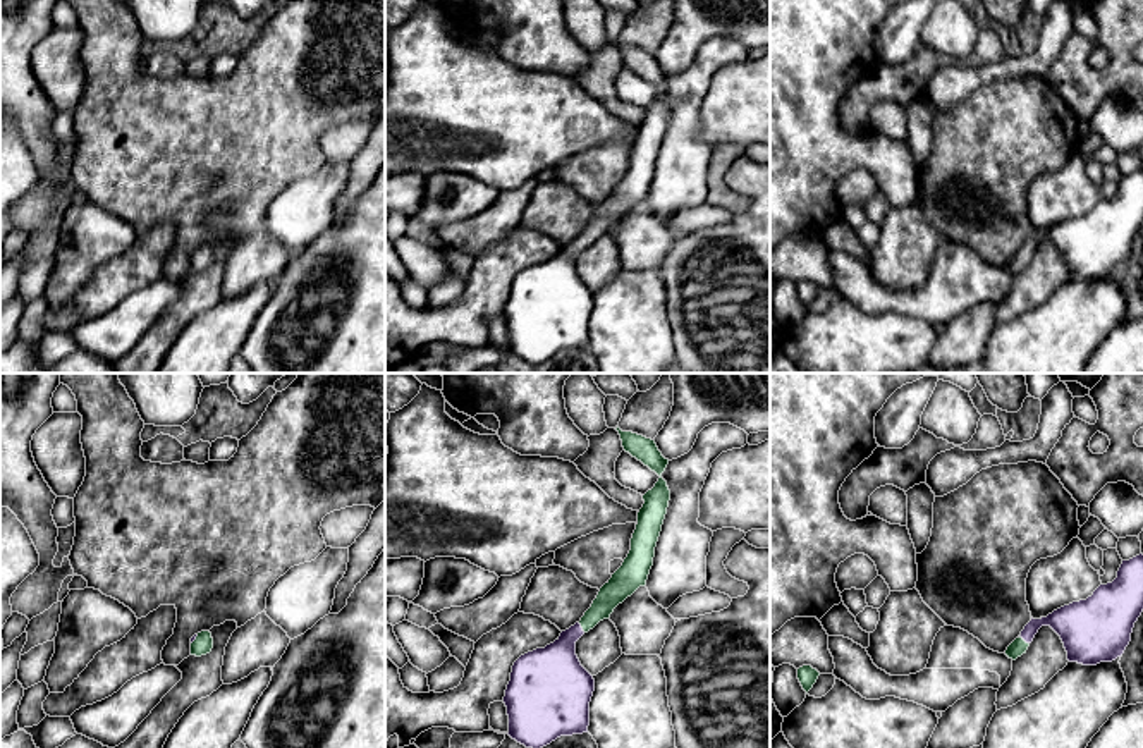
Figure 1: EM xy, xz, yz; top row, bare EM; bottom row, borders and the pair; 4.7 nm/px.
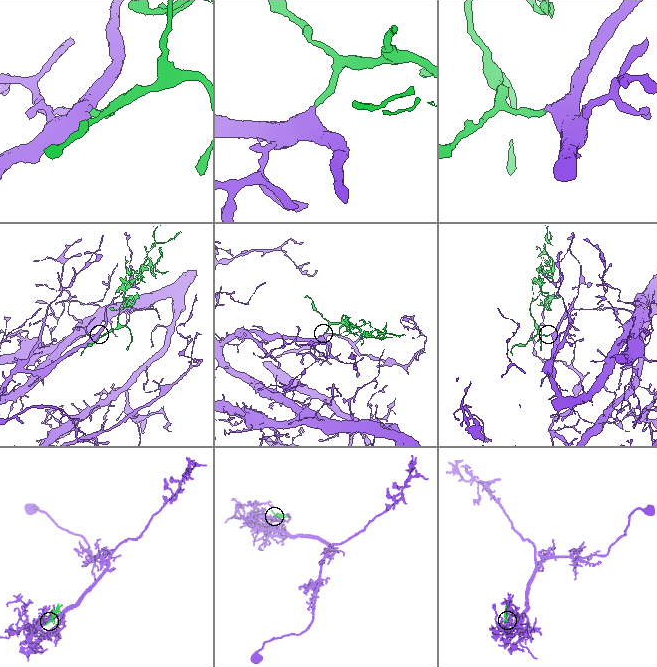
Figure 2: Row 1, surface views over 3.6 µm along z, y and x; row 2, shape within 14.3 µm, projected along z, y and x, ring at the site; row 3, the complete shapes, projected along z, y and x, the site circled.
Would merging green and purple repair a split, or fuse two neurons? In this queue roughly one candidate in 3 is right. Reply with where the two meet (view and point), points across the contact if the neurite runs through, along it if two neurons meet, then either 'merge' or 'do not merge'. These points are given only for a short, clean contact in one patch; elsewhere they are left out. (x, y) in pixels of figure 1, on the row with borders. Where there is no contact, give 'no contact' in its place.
xz (581, 626) | across xz (617, 588), (581, 626), (566, 642), (556, 673) | merge

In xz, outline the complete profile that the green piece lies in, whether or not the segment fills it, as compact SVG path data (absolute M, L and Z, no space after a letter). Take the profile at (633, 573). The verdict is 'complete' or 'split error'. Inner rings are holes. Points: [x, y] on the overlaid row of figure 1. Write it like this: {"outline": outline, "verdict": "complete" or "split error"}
{"outline": "M619 426L615 430L620 435L624 451L655 471L660 478L655 487L643 495L645 504L638 512L638 524L631 538L631 550L627 557L612 578L600 588L596 598L581 621L562 631L560 636L545 648L536 648L521 655L512 665L510 681L504 696L509 715L507 734L526 748L543 748L560 736L588 733L590 702L595 691L595 679L581 665L576 655L576 641L600 621L608 619L614 609L631 597L639 586L645 586L653 566L655 547L670 500L670 490L667 481L662 478L669 459L662 456L655 440L633 432L622 432Z", "verdict": "split error"}

